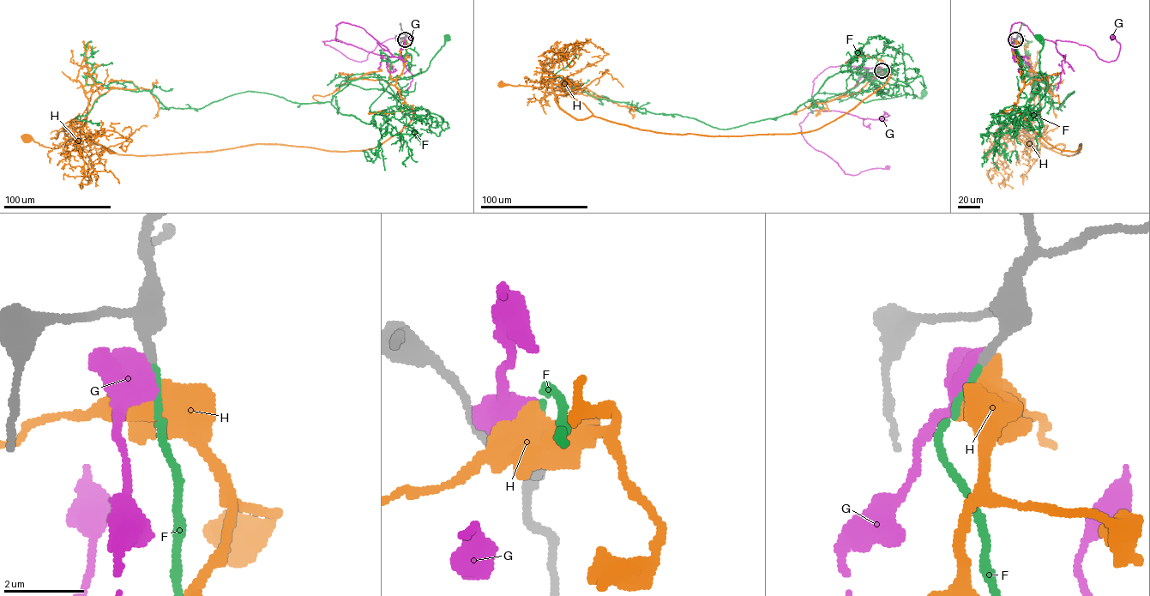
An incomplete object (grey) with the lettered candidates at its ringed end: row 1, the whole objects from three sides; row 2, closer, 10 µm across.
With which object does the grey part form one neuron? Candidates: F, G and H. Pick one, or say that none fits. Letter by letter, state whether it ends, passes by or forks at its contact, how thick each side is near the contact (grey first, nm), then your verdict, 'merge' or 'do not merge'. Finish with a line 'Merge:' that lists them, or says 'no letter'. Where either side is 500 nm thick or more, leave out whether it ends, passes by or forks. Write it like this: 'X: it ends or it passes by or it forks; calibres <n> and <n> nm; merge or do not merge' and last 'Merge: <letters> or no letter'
F: it ends; calibres 240 and 190 nm; merge
G: calibres 280 and 650 nm; do not merge
H: calibres 320 and 550 nm; do not merge
Merge: F

